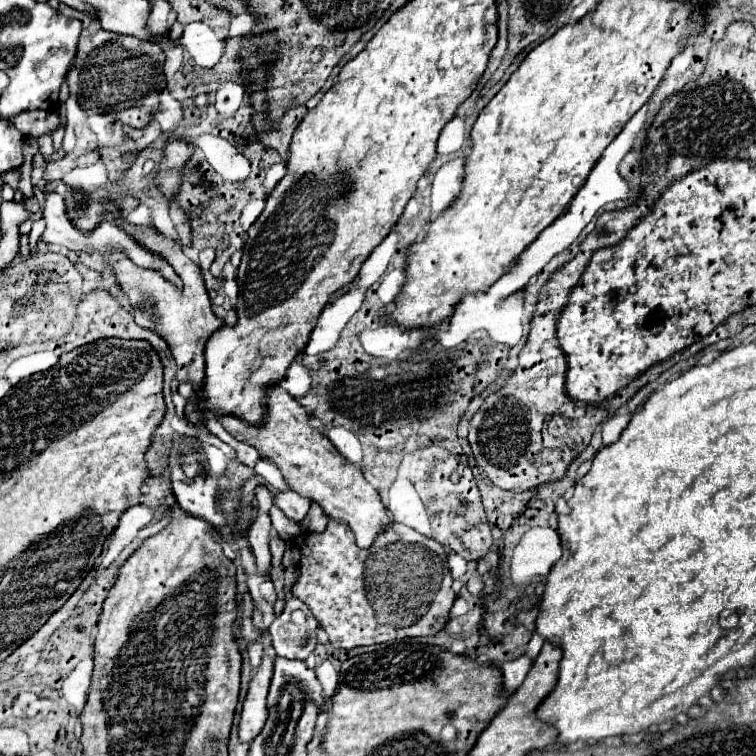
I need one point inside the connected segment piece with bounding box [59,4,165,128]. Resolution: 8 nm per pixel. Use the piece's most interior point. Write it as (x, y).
(131, 89)

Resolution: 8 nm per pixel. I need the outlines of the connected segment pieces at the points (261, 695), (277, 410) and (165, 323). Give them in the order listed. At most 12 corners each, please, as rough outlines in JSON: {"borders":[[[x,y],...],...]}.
{"borders":[[[257,606],[253,624],[263,632],[265,656],[249,684],[243,704],[241,742],[253,742],[267,720],[267,690],[273,652],[263,614]],[[283,388],[267,420],[219,422],[361,548],[393,522],[357,464]],[[153,226],[127,230],[183,290],[125,254],[103,256],[135,322],[167,340],[177,380],[199,390],[205,344],[223,326],[201,268]]]}

